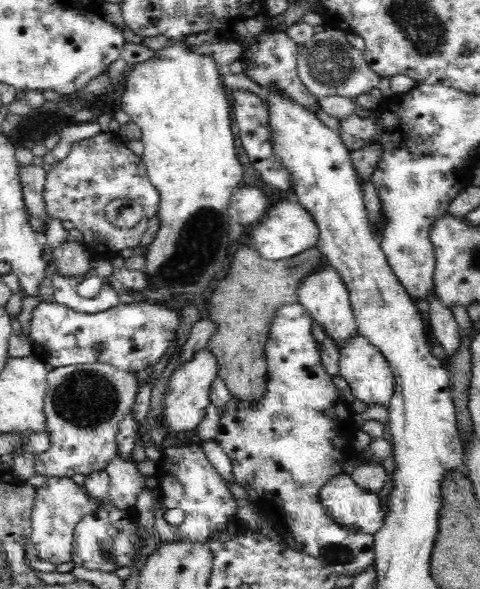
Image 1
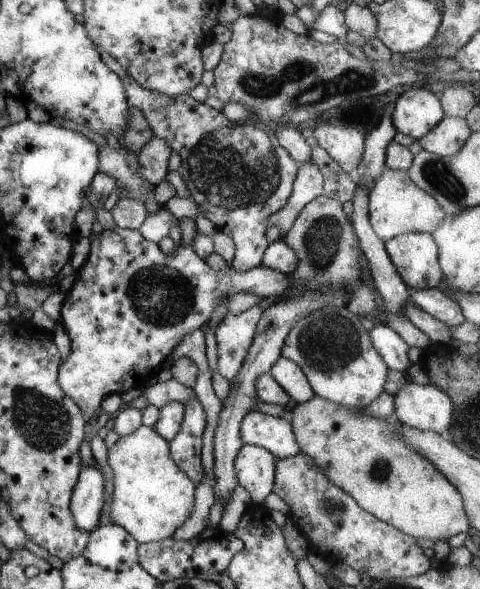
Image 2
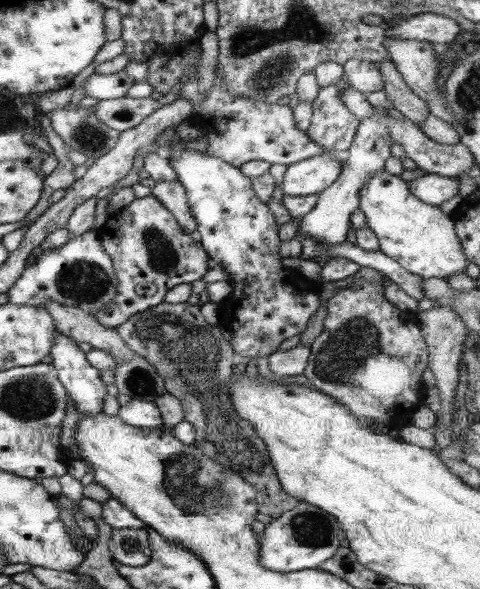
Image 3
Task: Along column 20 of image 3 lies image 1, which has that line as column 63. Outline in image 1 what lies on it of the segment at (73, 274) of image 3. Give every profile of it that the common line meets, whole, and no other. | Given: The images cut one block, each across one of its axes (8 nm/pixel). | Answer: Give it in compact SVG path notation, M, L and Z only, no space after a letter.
M54 273L52 282L55 302L86 314L98 314L121 303L118 292L110 283L104 283L100 288L100 292L94 298L82 298L76 292L76 286L84 280L84 277L82 275Z

